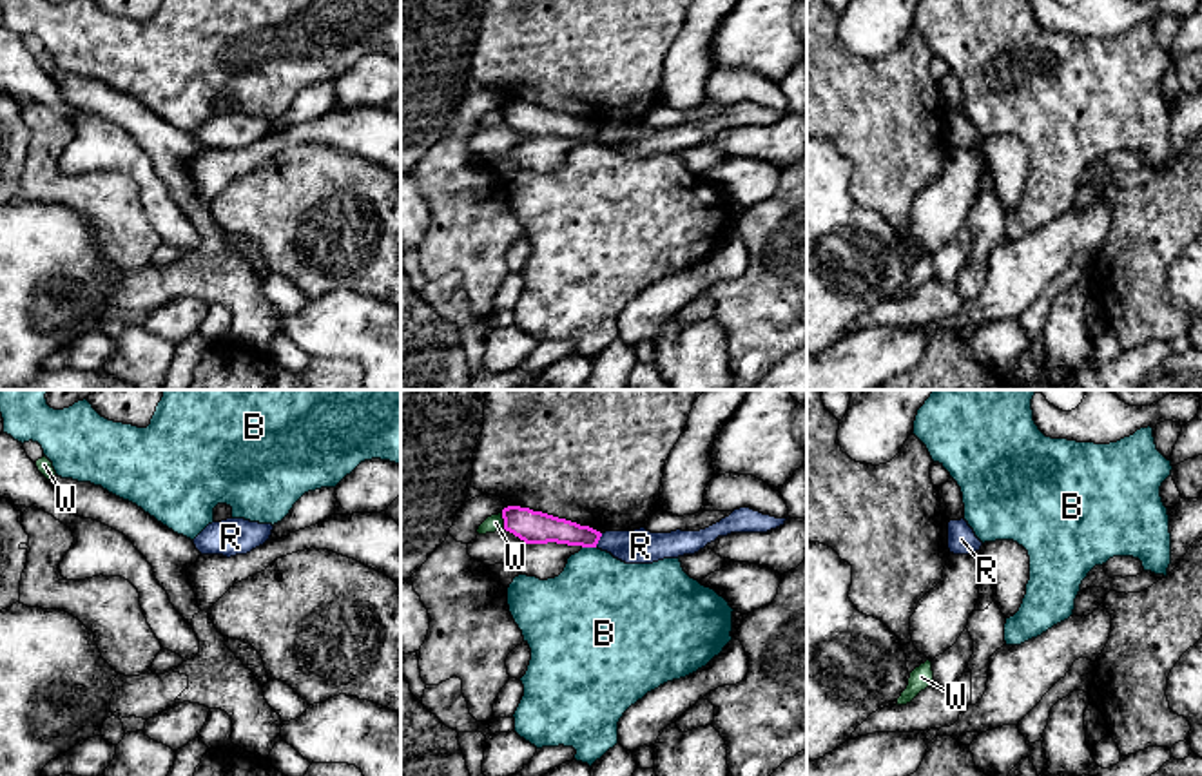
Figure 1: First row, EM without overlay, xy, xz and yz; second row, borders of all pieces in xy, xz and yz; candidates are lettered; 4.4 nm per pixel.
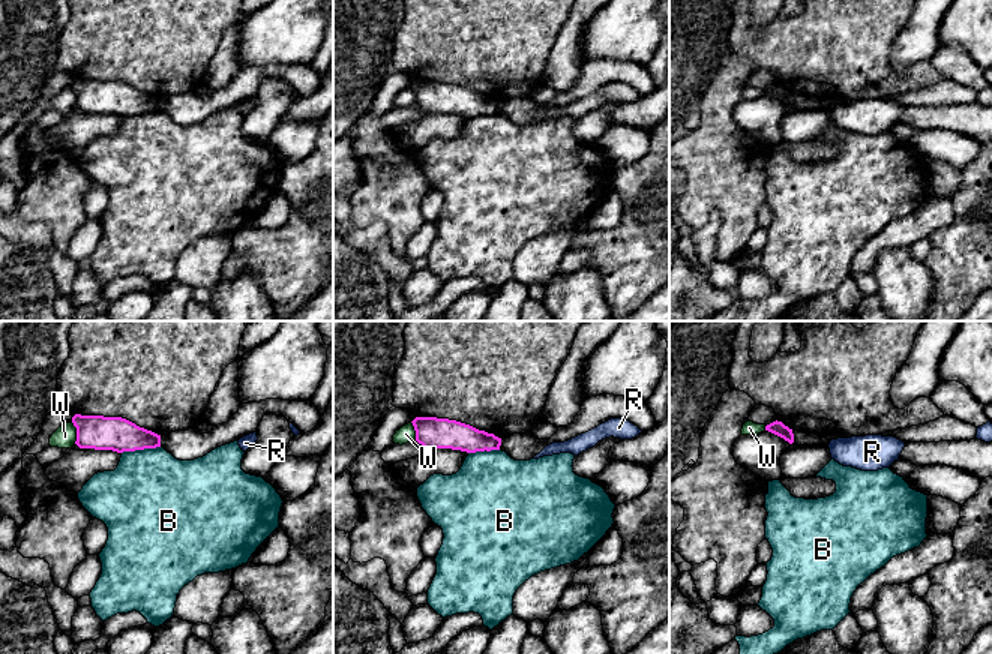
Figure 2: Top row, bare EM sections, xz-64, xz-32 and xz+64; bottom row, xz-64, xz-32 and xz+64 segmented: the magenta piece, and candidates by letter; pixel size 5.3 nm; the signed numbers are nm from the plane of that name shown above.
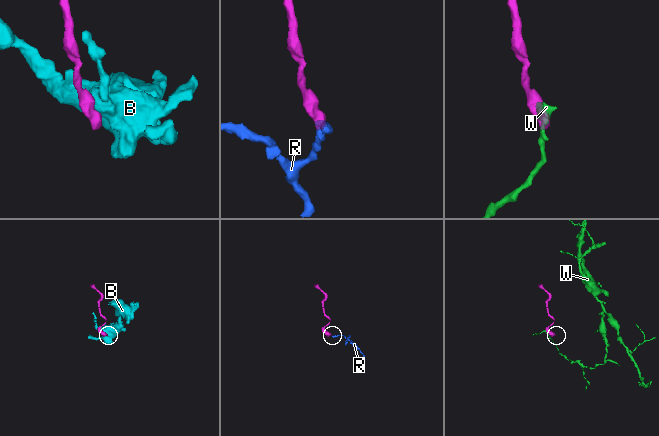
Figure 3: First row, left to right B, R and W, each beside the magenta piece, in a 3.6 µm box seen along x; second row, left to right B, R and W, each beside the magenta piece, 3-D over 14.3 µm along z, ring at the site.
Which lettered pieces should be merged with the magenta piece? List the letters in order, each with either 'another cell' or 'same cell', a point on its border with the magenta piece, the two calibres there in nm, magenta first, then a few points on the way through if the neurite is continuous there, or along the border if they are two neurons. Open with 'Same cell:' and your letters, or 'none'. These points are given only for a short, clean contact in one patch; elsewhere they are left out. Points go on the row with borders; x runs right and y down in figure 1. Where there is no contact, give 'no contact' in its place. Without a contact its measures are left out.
Same cell: none
B: another cell; contact xz (590, 546); calibres 140 and 400 nm
R: another cell; contact xz (599, 539); calibres 130 and 160 nm; border xz (602, 533), (595, 546)
W: another cell; contact xz (504, 521); calibres 140 and 80 nm

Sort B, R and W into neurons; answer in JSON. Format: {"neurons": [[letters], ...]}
{"neurons": [["B"], ["R"], ["W"]]}

